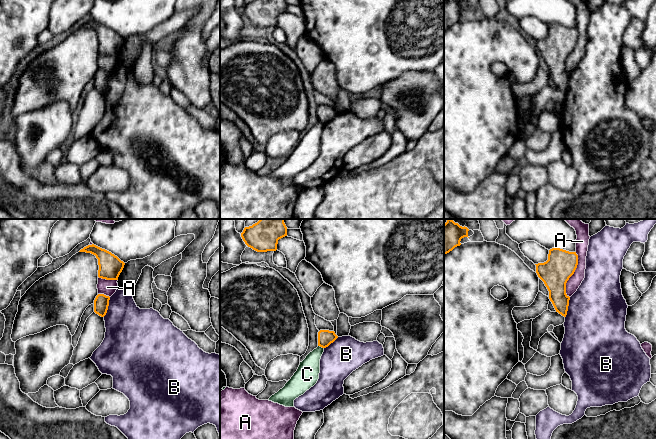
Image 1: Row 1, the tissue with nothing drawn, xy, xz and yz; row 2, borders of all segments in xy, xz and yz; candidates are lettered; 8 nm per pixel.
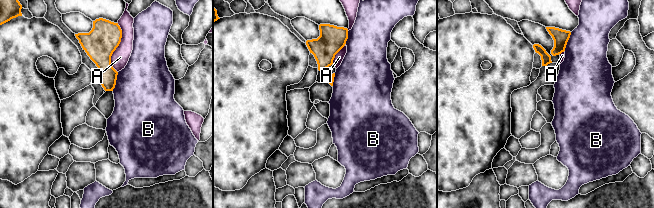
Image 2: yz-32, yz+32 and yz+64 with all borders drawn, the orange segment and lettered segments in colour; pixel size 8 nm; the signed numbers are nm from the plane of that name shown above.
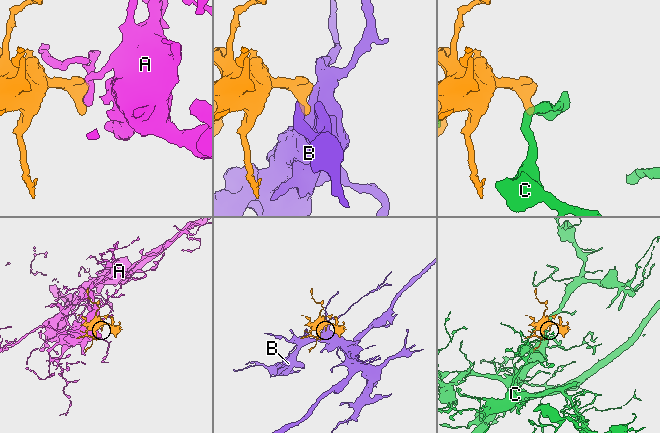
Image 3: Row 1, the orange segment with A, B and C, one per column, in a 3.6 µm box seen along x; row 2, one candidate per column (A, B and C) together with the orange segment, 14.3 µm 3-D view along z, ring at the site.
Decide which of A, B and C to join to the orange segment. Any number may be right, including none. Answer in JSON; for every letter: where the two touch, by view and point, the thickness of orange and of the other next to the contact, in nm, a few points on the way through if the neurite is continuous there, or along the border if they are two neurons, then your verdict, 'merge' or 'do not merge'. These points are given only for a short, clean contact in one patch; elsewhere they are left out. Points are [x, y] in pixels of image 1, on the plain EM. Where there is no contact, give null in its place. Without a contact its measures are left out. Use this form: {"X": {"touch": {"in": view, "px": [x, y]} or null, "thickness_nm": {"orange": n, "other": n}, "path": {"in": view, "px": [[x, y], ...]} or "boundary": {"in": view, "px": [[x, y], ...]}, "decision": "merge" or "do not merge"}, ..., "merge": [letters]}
{"A": {"touch": {"in": "yz", "px": [573, 49]}, "thickness_nm": {"orange": 240, "other": 100}, "boundary": {"in": "yz", "px": [[575, 27], [577, 42], [566, 59], [566, 70], [569, 73]]}, "decision": "do not merge"}, "B": {"touch": {"in": "yz", "px": [567, 83]}, "thickness_nm": {"orange": 190, "other": 480}, "decision": "do not merge"}, "C": {"touch": {"in": "xz", "px": [321, 122]}, "thickness_nm": {"orange": 130, "other": 180}, "boundary": {"in": "xz", "px": [[318, 121], [323, 124]]}, "decision": "do not merge"}, "merge": []}

